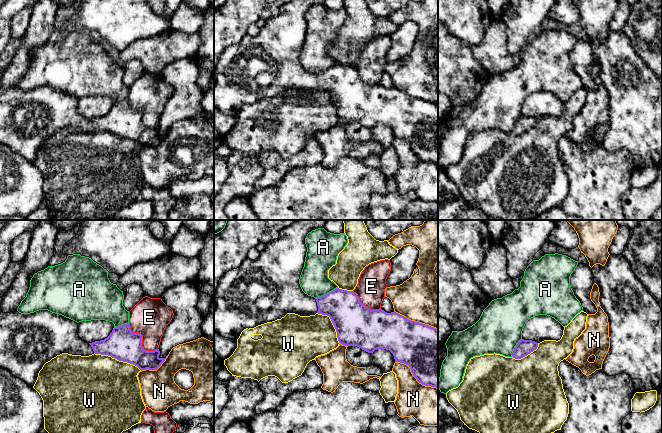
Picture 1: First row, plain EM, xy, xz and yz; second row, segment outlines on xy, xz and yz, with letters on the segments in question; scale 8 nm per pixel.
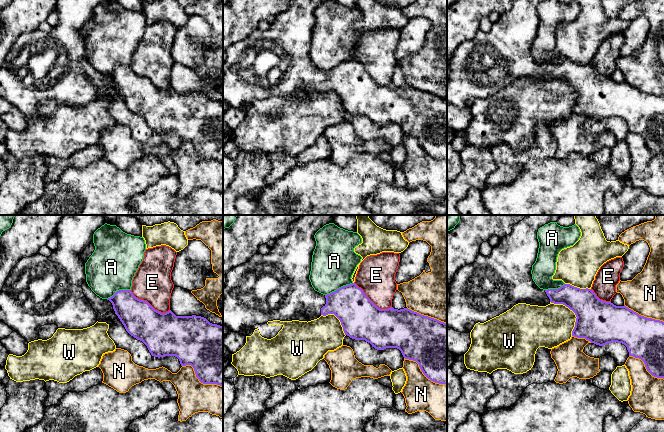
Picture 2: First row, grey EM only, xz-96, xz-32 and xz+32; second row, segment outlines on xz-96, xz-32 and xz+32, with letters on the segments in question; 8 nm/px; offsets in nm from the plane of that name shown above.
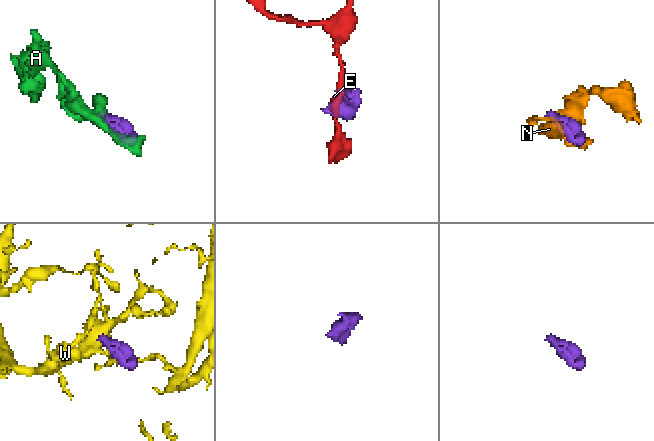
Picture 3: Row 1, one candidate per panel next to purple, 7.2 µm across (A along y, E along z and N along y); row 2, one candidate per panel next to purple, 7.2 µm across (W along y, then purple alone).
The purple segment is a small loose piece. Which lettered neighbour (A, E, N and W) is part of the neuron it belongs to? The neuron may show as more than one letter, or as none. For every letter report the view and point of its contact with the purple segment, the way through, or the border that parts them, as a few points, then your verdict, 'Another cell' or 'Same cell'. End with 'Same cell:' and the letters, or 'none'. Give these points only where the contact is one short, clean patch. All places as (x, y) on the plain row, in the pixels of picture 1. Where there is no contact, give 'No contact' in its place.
A: Touches purple at xz (327, 69). Another cell
E: Touches purple at xy (141, 116). Another cell
N: Touches purple at xz (414, 152). Another cell
W: Touches purple at xy (118, 135). Another cell
Same cell: none

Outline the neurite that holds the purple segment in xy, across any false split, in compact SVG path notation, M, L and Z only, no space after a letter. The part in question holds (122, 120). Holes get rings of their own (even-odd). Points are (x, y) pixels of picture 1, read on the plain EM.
M0 83L0 143L8 146L15 153L20 154L30 162L34 162L39 147L43 141L52 134L62 129L72 131L89 132L92 130L108 131L119 137L127 138L142 146L157 146L166 134L160 134L159 125L146 127L142 123L142 111L133 109L129 99L114 103L110 111L104 116L87 119L82 116L78 109L78 99L62 91L52 89L48 86L39 86L30 90L21 90L18 87L3 89Z

